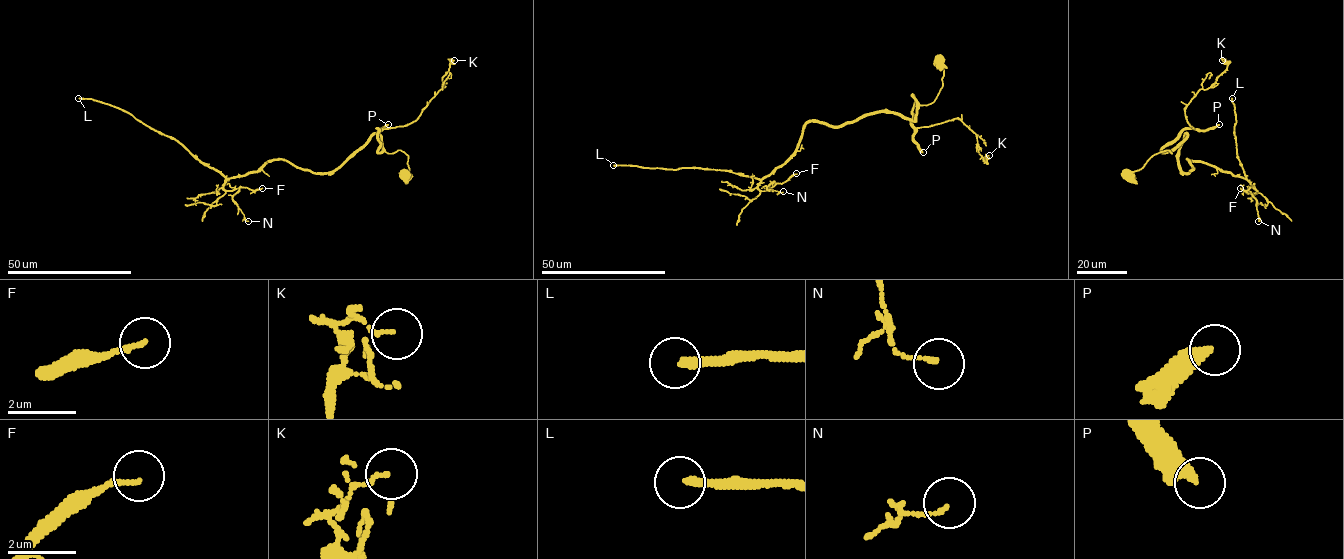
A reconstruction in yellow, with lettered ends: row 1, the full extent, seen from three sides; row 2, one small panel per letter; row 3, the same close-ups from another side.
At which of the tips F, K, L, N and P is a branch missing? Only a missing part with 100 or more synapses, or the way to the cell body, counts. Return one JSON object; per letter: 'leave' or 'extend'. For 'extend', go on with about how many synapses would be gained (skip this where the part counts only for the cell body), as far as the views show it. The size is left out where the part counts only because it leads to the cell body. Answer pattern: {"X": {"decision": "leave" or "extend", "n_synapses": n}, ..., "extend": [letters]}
{"F": {"decision": "leave"}, "K": {"decision": "leave"}, "L": {"decision": "extend", "n_synapses": 180}, "N": {"decision": "leave"}, "P": {"decision": "extend", "n_synapses": 200}, "extend": ["L", "P"]}

